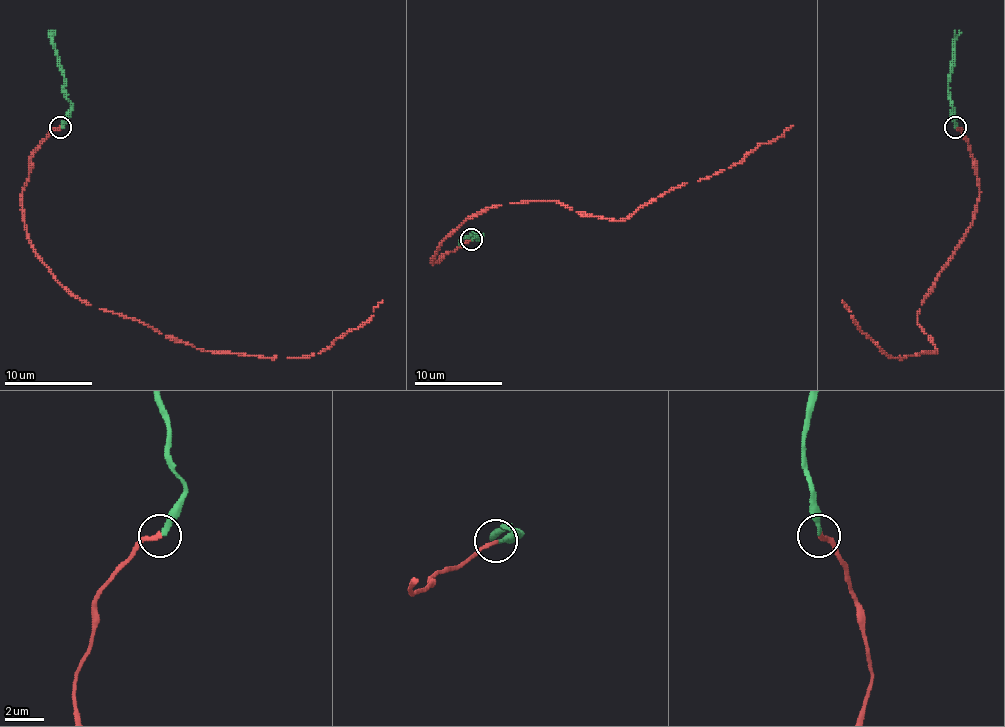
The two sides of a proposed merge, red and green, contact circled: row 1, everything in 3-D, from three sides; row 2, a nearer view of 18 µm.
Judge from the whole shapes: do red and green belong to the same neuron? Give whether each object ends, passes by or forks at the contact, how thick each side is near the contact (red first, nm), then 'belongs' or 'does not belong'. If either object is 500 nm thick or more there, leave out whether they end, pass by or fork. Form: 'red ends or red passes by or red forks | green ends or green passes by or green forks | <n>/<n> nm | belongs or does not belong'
red ends | green ends | 200/220 nm | belongs

